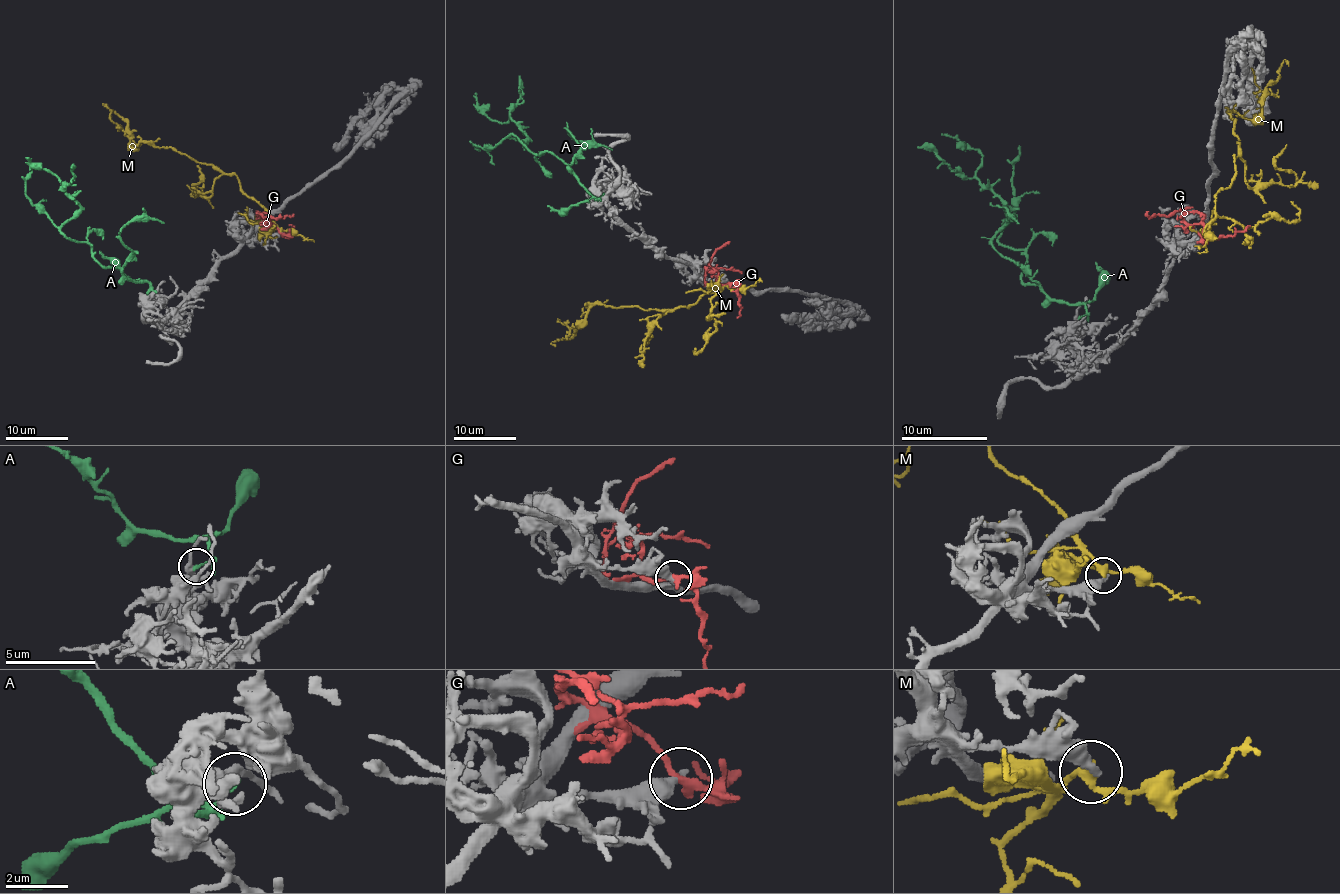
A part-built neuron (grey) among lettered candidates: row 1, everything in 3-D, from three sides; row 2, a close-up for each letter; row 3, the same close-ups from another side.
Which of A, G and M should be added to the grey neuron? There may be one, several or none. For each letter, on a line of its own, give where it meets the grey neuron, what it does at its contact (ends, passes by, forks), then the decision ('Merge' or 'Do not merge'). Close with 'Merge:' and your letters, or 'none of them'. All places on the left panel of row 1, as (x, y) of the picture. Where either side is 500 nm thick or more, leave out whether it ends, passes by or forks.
A: Touches grey at (155, 291). It ends there. Do not merge
G: Touches grey at (281, 233). It passes by. Do not merge
M: Touches grey at (280, 231). It passes by. Do not merge
Merge: none of them

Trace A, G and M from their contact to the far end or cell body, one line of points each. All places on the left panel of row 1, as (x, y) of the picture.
A: (155, 291), (119, 268), (106, 268), (89, 244), (60, 230), (79, 207), (57, 178), (27, 158)
G: (280, 233), (262, 214), (266, 218), (282, 216)
M: (280, 232), (241, 189), (235, 175), (196, 163), (170, 147), (131, 144), (128, 125), (103, 103)

